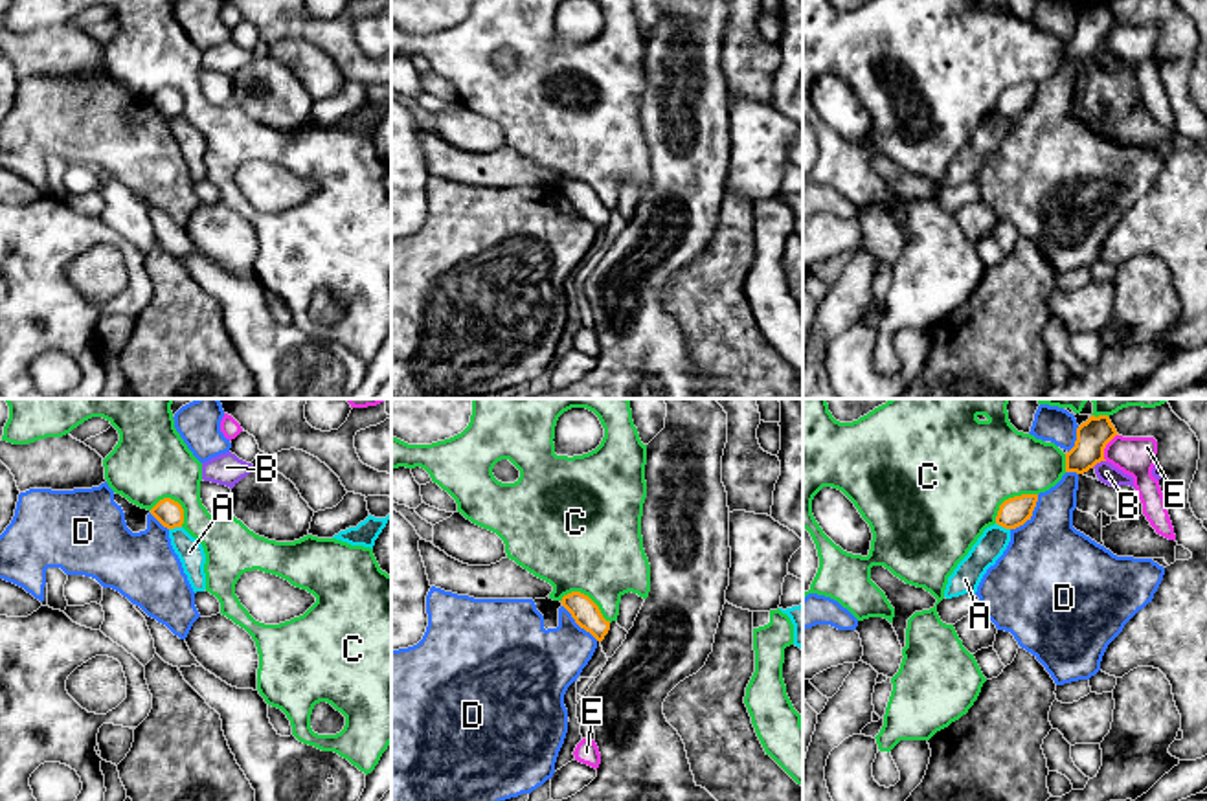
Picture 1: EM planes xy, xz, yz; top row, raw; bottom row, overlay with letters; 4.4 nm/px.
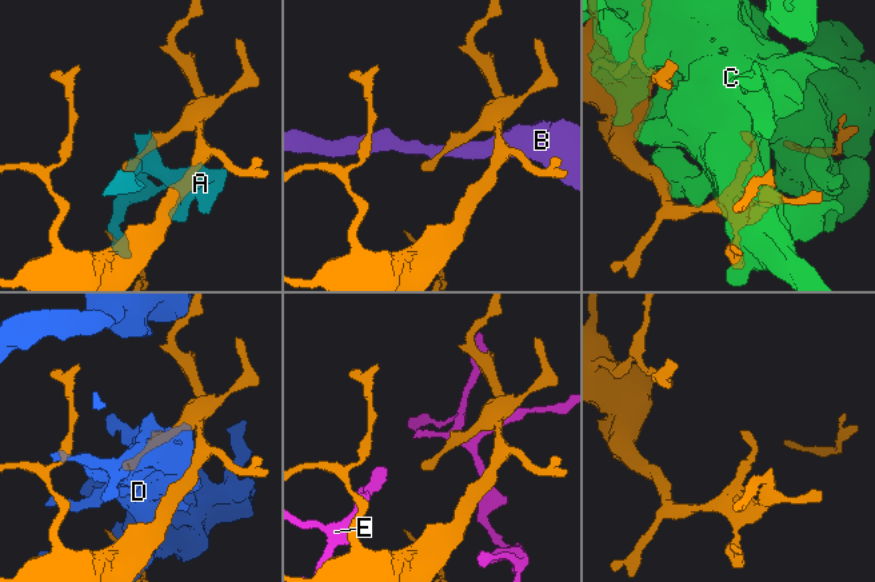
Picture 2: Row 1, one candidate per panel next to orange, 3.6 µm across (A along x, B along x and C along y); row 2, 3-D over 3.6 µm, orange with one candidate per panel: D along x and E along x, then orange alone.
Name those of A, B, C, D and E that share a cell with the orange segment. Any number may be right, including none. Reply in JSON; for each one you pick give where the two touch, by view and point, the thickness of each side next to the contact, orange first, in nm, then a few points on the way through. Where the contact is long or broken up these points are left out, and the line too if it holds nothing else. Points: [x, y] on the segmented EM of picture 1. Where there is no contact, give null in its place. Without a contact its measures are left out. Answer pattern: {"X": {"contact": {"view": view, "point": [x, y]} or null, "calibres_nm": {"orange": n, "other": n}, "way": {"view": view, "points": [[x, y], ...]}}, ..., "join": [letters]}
{"join": []}

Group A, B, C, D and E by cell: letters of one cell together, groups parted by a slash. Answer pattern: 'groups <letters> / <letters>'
groups A / B / C / D / E

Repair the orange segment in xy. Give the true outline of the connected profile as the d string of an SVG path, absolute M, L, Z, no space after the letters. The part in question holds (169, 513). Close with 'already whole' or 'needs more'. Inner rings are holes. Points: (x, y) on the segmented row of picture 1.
M171 498L160 500L151 514L167 529L182 527L184 524L184 509L178 502Z; already whole

